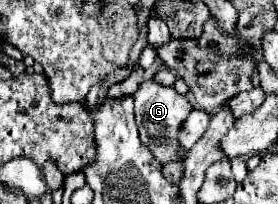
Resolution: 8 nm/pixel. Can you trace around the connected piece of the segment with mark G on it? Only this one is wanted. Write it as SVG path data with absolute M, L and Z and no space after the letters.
M143 81L135 93L135 119L143 145L147 145L159 163L183 163L187 151L179 145L179 133L189 113L193 111L189 99L179 95L173 87L163 87L155 81Z

